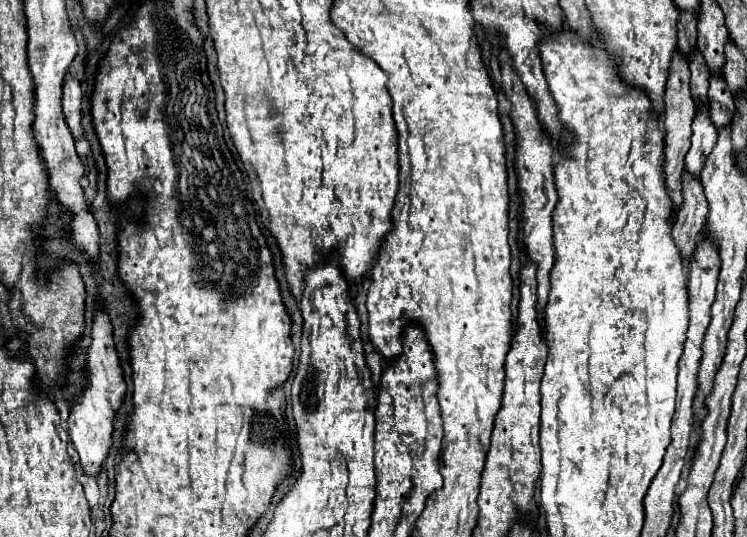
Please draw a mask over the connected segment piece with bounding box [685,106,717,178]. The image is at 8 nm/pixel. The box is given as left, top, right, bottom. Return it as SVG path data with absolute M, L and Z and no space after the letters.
M703 106L695 118L693 118L693 136L691 136L691 148L685 156L685 166L689 168L689 172L693 172L693 176L699 178L701 168L709 156L709 152L713 150L717 140L717 128L711 122L709 116L709 108Z

